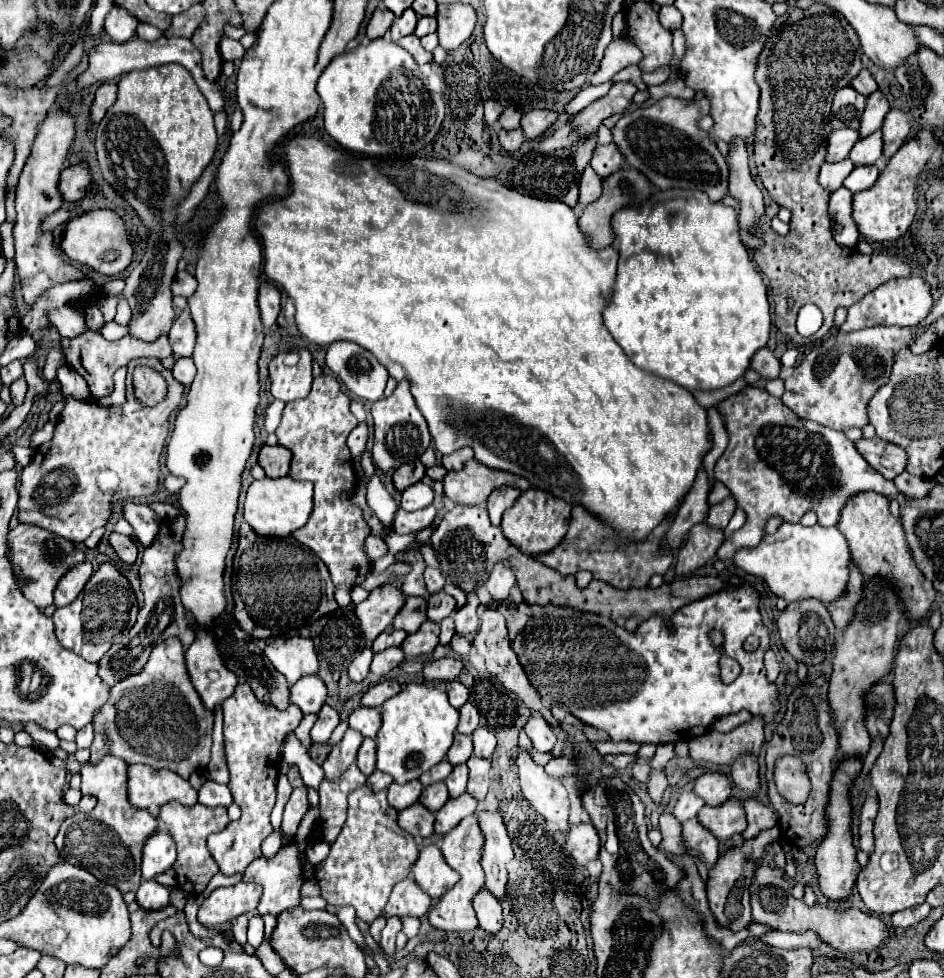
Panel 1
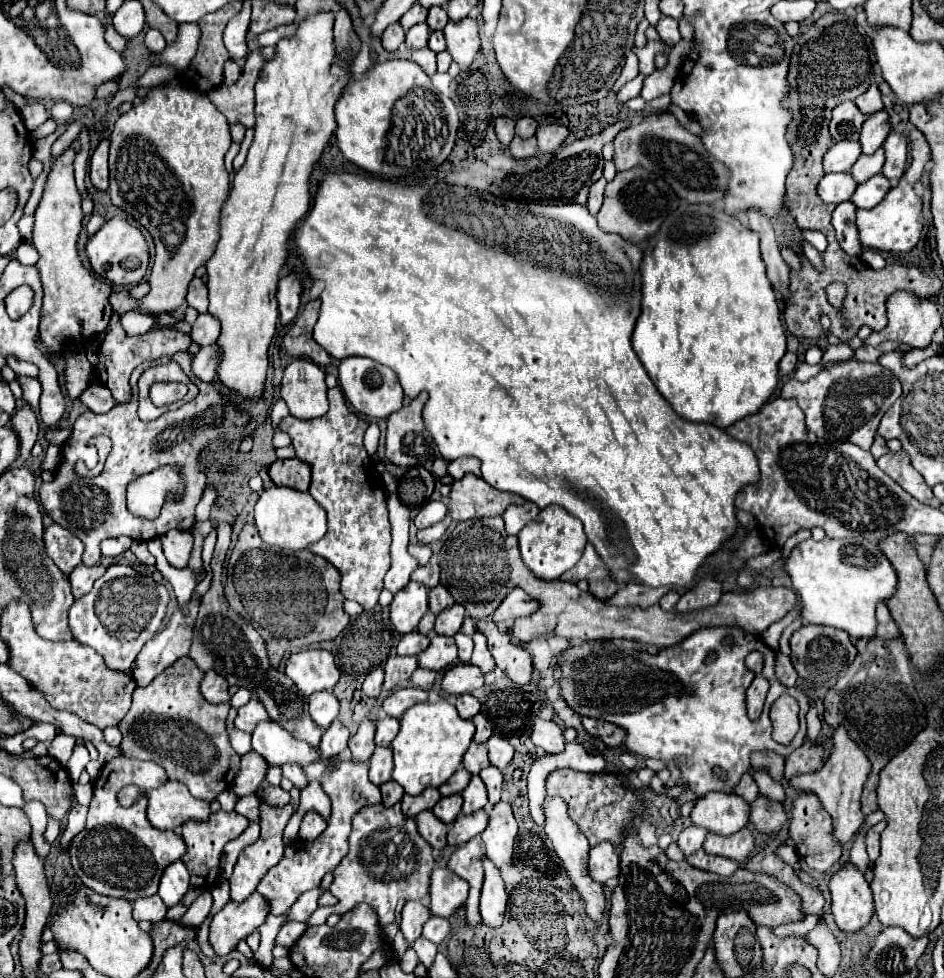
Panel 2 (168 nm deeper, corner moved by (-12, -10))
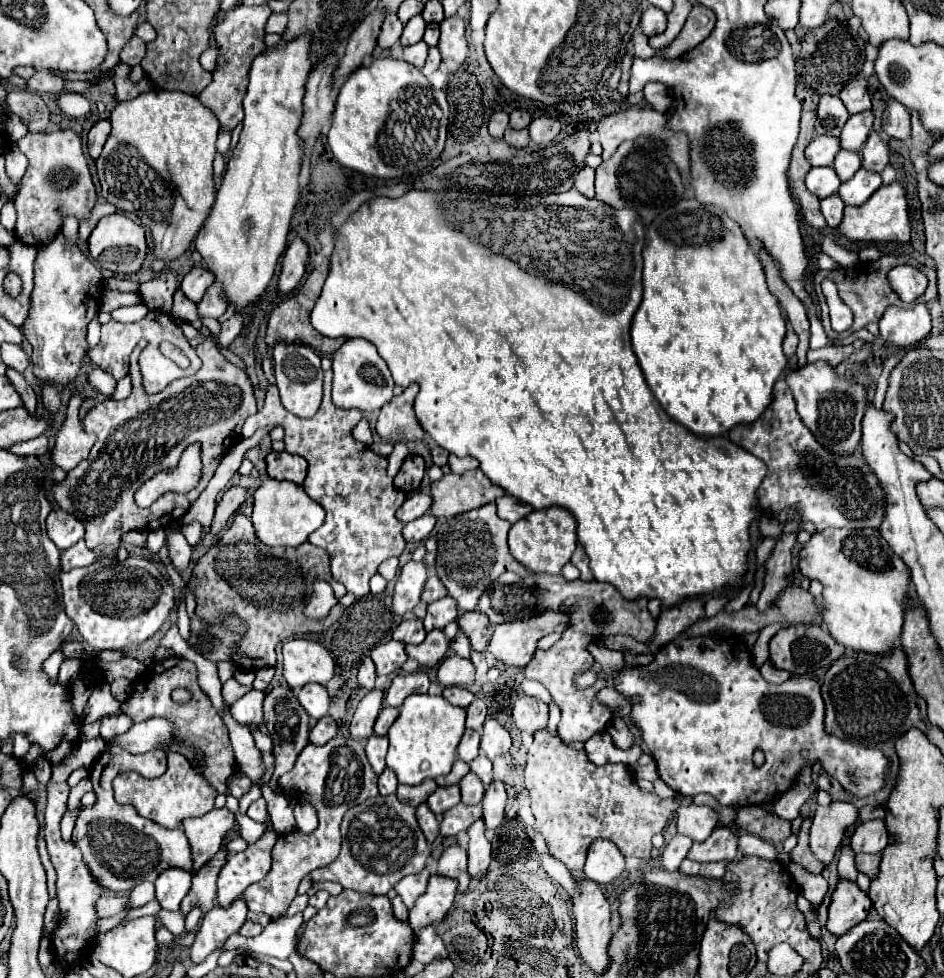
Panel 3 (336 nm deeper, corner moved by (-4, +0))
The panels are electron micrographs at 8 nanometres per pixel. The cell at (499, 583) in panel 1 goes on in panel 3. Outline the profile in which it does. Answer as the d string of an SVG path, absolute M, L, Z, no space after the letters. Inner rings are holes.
M506 572L506 574L502 574L502 576L498 576L498 578L490 584L490 588L480 596L476 610L480 610L482 614L486 614L488 620L490 620L494 626L496 626L496 624L502 624L502 622L512 622L512 620L526 620L526 618L538 616L538 614L542 614L542 612L546 612L546 610L560 610L560 612L566 612L566 614L568 614L568 624L570 624L570 628L566 628L566 630L562 632L562 638L560 638L552 648L546 651L536 650L534 658L531 660L530 664L526 666L524 671L526 678L532 678L532 680L542 682L542 684L550 690L552 700L560 706L560 710L562 710L562 720L560 720L560 724L558 724L558 736L560 736L562 732L570 734L570 736L560 736L560 740L562 740L564 744L586 742L586 740L592 738L596 732L604 732L606 726L608 726L608 722L612 720L612 710L596 698L596 694L598 694L608 682L606 682L606 676L602 674L602 670L596 668L596 662L594 662L592 654L588 652L588 644L598 642L598 640L604 638L604 636L614 636L614 634L628 634L628 636L632 636L632 638L638 640L638 642L648 642L648 640L652 638L654 630L656 630L656 626L654 626L656 622L654 622L654 618L650 616L650 612L646 610L644 598L642 598L640 602L628 602L628 600L620 598L620 594L616 594L616 588L614 588L614 586L608 586L608 584L602 584L602 582L594 582L594 580L592 580L592 582L582 582L582 580L570 582L570 580L566 580L564 576L560 576L560 574L558 574L558 576L552 576L552 574L530 574L530 576L526 576L526 578L520 578L520 576L514 574L514 572ZM594 668L596 668L596 672L598 672L598 684L592 684L590 688L584 688L584 690L576 688L574 678L576 678L578 674L582 674L582 672L586 672L586 670L594 670Z

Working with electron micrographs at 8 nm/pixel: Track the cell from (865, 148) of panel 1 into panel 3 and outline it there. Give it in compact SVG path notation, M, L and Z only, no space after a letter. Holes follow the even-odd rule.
M840 150L836 154L836 160L834 160L834 172L838 174L838 178L844 182L844 180L850 180L860 168L860 154L858 152L848 152L848 150Z

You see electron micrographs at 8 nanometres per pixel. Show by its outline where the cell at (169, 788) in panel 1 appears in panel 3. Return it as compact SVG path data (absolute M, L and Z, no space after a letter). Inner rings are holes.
M168 754L168 770L154 780L146 780L136 772L124 772L114 780L114 796L120 804L130 804L136 808L138 814L144 818L164 826L164 828L176 828L186 818L204 816L214 808L214 798L218 792L214 786L198 774L190 762L182 754Z

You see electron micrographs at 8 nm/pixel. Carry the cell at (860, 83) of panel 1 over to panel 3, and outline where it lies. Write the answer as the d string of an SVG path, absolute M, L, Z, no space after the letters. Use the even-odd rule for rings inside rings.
M854 78L852 82L848 82L844 86L844 90L840 92L840 100L844 102L844 106L850 114L870 110L870 94L868 94L868 88L866 88L866 80Z

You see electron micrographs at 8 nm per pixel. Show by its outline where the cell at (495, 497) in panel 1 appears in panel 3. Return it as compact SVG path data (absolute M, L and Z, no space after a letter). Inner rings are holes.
M502 496L502 498L496 498L496 506L498 506L498 516L502 520L508 520L508 522L518 522L520 518L524 518L526 514L532 512L532 506L512 498L512 496Z

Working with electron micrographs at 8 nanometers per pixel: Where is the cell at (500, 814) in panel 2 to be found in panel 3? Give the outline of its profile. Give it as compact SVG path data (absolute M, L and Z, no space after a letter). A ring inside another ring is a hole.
M494 780L486 792L484 792L484 800L482 800L482 808L484 808L484 822L488 830L494 830L500 826L502 818L504 818L504 806L506 806L506 788L500 780Z

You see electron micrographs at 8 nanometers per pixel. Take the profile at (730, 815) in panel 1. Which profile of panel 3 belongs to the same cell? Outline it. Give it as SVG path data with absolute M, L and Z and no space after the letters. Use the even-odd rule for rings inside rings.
M718 826L706 842L694 842L688 858L694 862L732 862L736 858L736 834L728 826Z

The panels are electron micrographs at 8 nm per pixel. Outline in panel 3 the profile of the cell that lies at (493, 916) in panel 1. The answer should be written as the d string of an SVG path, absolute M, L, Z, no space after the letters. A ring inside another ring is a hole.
M480 818L476 824L472 824L468 828L468 836L470 836L470 842L468 842L468 872L470 876L474 878L484 878L484 870L488 868L490 864L490 842L488 838L484 836L484 820Z

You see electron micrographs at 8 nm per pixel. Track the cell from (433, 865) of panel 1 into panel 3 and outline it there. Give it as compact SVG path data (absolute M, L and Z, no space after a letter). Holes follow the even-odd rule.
M438 874L430 876L426 892L416 900L414 908L410 910L410 924L418 932L426 926L438 924L446 912L450 910L456 896L456 880L440 878Z

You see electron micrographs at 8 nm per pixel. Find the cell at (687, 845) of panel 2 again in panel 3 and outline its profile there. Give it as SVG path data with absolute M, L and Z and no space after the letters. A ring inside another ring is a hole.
M676 834L676 836L666 844L666 848L664 848L664 852L662 852L662 866L664 866L666 870L670 870L670 872L678 872L678 868L680 868L682 860L686 858L690 846L692 846L692 840L690 840L690 838L684 838L684 836Z

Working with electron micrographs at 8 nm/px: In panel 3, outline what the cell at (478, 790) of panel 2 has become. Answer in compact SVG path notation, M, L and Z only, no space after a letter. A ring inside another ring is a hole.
M468 772L468 774L462 778L460 790L462 790L462 802L464 802L464 804L480 804L480 802L482 802L484 784L482 784L480 778L476 778L472 772Z

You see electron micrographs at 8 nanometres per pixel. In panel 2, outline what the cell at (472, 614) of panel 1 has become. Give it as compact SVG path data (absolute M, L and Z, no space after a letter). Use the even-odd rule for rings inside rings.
M476 632L472 638L474 638L474 652L472 652L472 660L470 660L470 662L472 662L474 666L478 666L484 674L490 672L490 670L494 670L494 660L492 660L488 648L486 648L486 638L484 638L484 634Z

